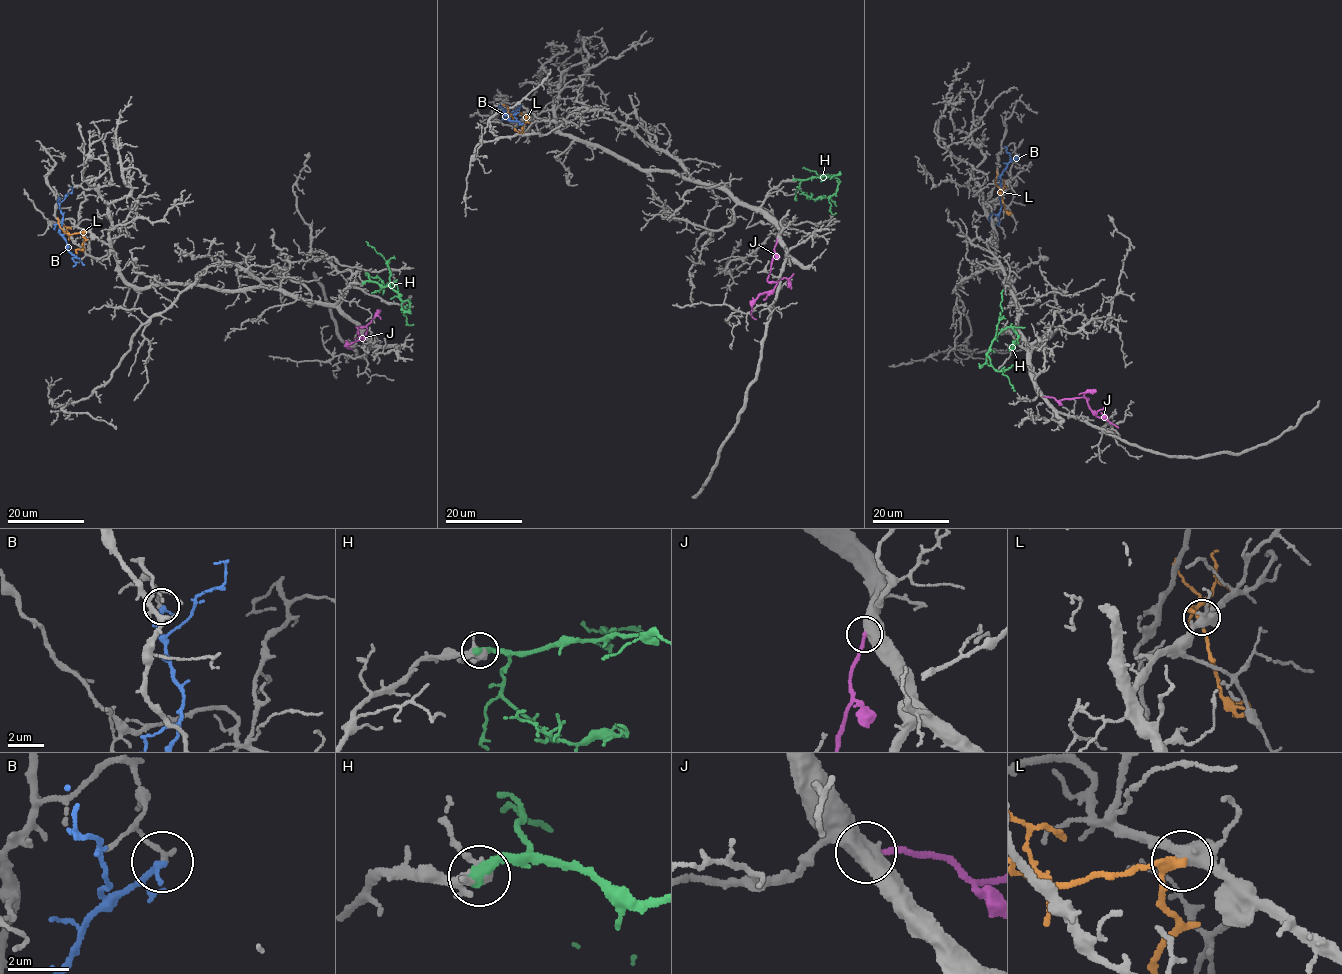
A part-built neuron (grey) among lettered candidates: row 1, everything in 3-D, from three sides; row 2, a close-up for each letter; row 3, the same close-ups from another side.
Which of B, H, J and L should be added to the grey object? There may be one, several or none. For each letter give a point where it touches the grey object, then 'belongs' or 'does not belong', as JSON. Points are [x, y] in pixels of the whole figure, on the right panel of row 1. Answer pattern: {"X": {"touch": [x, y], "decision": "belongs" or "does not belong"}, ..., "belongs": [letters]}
{"B": {"touch": [1017, 156], "decision": "does not belong"}, "H": {"touch": [1001, 330], "decision": "belongs"}, "J": {"touch": [1043, 397], "decision": "does not belong"}, "L": {"touch": [1001, 193], "decision": "does not belong"}, "belongs": ["H"]}

